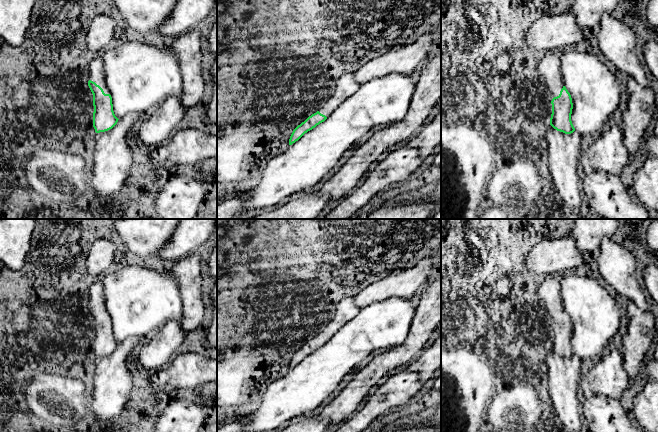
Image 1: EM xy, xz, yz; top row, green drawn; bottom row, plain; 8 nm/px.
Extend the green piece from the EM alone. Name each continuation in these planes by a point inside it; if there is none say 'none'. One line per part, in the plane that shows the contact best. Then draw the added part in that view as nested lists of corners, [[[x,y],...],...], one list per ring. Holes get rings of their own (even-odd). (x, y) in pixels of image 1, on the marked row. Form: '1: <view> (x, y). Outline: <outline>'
1: xy (96, 70). Outline: [[[96,56],[89,65],[89,80],[99,85],[105,94],[110,94],[105,83],[103,60],[100,56]]]

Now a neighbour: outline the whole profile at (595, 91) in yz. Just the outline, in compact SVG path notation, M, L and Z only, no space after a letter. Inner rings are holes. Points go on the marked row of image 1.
M569 48L559 54L561 76L563 86L571 95L573 109L571 121L576 131L581 135L591 135L597 137L608 127L608 120L618 109L625 107L625 102L621 99L621 86L616 78L615 72L611 72L606 63L601 62L596 55L590 52L579 52L574 48Z

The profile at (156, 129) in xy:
M168 97L142 121L137 133L138 140L151 147L167 143L172 134L187 123L191 113L180 97Z

